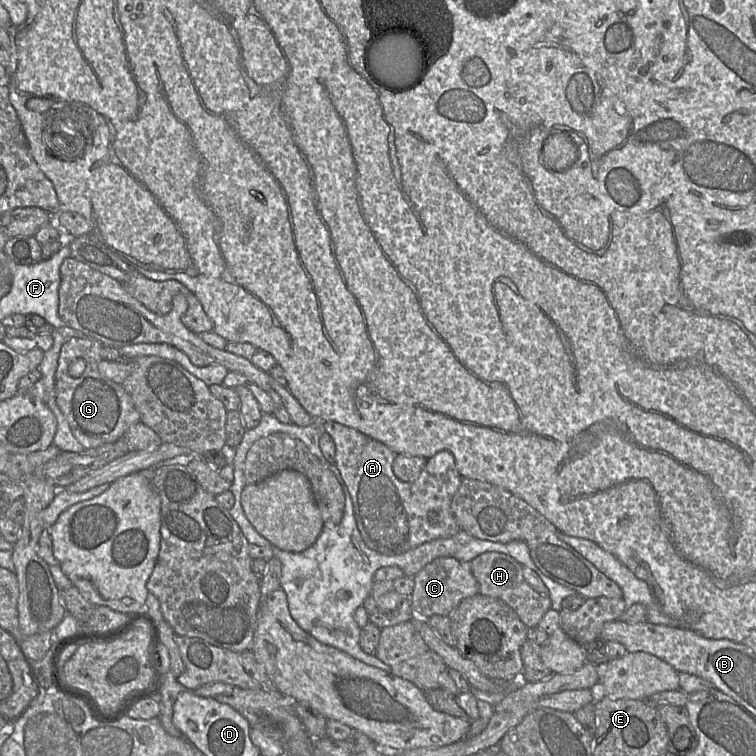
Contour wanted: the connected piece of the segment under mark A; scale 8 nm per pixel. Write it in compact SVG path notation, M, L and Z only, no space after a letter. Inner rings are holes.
M325 421L322 427L334 441L335 464L350 493L357 527L368 548L382 555L396 556L423 543L453 537L461 530L450 505L462 477L449 451L440 451L427 459L416 480L403 482L393 472L396 454L382 442L338 422ZM430 511L439 514L437 525L429 523Z

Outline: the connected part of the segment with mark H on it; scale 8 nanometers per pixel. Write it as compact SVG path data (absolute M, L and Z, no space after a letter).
M484 552L475 557L470 566L479 586L479 594L503 601L517 613L527 628L537 627L551 608L551 599L540 595L525 581L523 566L511 556L499 552Z

